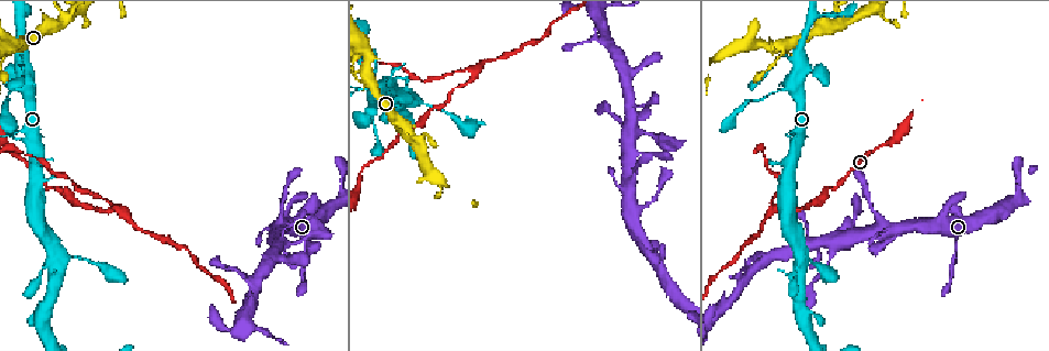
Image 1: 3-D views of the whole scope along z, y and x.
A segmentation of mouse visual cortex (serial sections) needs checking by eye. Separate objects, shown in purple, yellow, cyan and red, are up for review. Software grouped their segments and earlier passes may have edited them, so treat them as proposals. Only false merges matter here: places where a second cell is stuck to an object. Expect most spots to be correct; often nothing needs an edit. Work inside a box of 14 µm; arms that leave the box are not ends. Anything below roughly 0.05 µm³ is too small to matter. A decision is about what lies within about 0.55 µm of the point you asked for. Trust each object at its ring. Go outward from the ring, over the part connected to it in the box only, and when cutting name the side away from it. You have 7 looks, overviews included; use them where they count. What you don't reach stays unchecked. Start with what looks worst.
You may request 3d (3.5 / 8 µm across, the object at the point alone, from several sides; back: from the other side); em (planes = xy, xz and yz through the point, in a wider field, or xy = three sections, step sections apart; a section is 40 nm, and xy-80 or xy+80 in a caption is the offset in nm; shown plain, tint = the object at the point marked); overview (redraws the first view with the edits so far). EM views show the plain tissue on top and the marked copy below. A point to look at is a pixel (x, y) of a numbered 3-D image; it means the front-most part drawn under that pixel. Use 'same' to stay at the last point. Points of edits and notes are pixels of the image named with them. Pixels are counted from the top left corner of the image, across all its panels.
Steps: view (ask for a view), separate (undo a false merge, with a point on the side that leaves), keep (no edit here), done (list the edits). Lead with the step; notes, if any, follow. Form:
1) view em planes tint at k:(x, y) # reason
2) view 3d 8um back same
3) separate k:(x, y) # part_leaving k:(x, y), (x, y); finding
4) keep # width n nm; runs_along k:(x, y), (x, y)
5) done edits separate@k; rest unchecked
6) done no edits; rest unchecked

view 3d 3.5um back at 1:(474, 74) # sharp bend

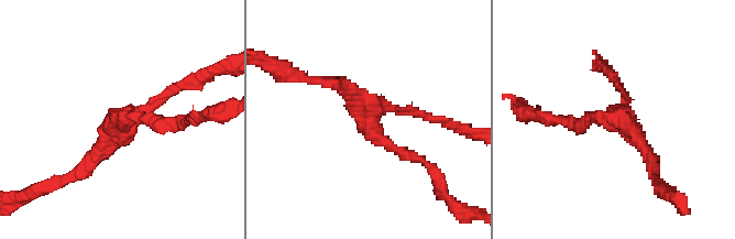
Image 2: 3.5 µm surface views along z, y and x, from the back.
view em xy step 1 tint at 2:(614, 117)

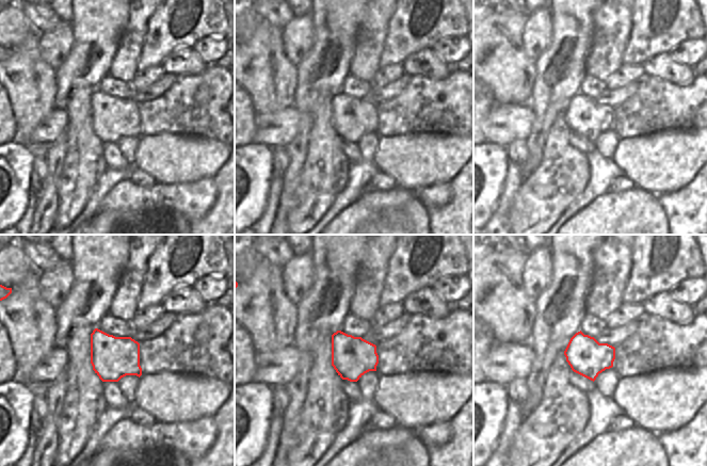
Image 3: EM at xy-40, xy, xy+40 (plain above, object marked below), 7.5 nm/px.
keep # runs_along 2:(425, 165), (381, 140), (364, 102), (330, 83); continuous, no second cell

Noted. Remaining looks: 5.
view 3d 8um at 1:(367, 76)

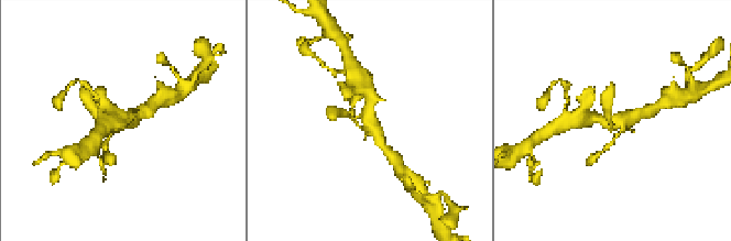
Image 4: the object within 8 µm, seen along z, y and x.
view 3d 3.5um at 4:(371, 124) # closer look

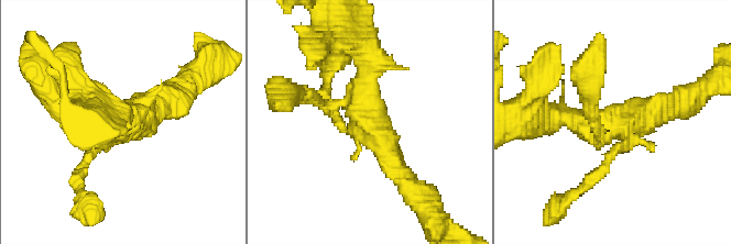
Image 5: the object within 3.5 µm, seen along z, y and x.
view em xy step 2 tint at 5:(368, 122) # need the tissue

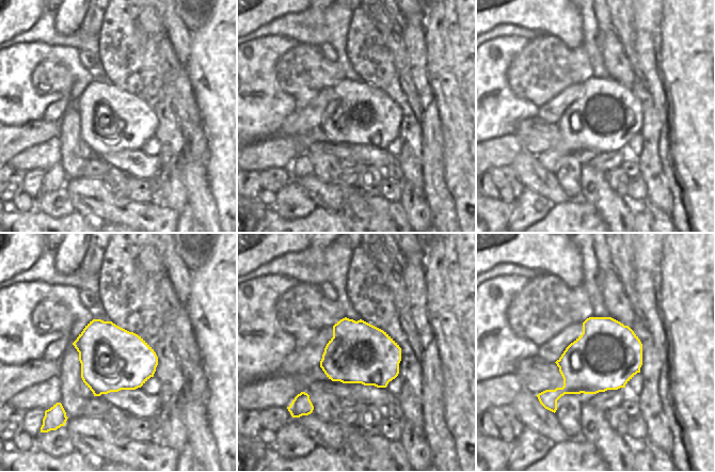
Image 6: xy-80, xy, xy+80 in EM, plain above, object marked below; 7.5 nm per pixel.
separate 5:(82, 167) # part_leaving 5:(90, 151), (77, 180), (94, 214); two cells meet here

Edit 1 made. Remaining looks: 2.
done edits separate@5; rest unchecked

